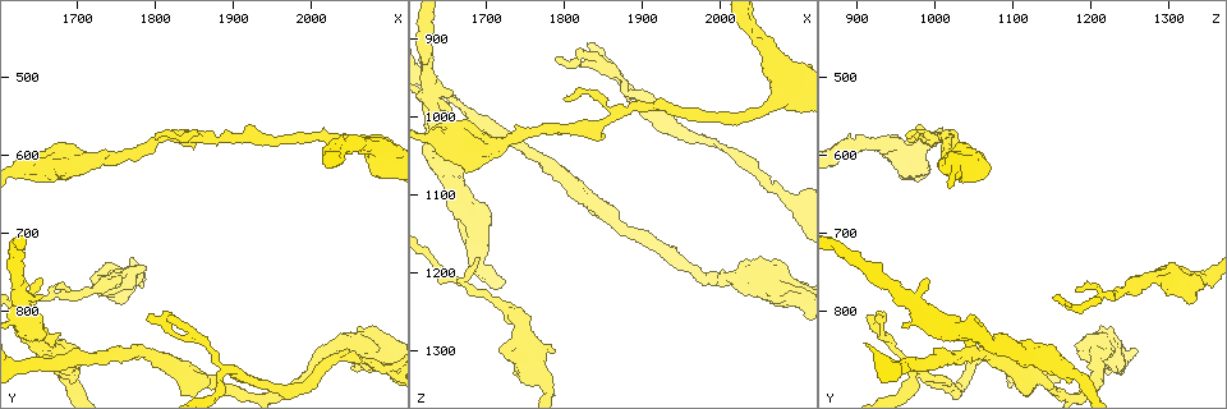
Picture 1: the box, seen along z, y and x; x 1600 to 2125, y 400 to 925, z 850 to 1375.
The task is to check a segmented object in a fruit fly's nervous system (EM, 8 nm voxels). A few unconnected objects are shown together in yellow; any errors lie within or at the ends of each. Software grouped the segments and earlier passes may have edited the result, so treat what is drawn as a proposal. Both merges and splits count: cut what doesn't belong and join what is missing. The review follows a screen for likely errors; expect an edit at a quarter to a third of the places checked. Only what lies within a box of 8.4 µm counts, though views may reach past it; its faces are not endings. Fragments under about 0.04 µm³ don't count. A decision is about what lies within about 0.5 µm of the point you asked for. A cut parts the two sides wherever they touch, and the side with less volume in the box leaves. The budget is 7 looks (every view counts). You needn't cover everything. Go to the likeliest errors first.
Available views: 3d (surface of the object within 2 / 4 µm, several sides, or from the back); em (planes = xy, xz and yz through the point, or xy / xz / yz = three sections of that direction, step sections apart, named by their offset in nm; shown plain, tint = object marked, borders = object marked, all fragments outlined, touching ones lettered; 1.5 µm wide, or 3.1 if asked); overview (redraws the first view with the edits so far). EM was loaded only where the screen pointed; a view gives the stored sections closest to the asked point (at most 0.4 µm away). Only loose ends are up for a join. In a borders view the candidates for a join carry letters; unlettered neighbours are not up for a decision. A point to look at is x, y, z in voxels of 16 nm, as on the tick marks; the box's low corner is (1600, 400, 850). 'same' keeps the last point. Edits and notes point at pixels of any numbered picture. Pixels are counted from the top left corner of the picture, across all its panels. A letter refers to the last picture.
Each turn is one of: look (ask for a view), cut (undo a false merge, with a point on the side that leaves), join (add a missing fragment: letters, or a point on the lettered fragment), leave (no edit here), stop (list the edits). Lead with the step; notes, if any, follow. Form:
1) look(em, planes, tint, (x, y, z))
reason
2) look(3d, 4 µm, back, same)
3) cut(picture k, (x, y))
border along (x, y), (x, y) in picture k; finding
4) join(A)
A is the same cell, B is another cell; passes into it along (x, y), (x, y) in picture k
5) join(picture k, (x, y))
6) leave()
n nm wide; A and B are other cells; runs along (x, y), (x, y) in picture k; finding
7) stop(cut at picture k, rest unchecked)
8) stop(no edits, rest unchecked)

look(3d, 2 µm, (1655, 755, 995))
an open end

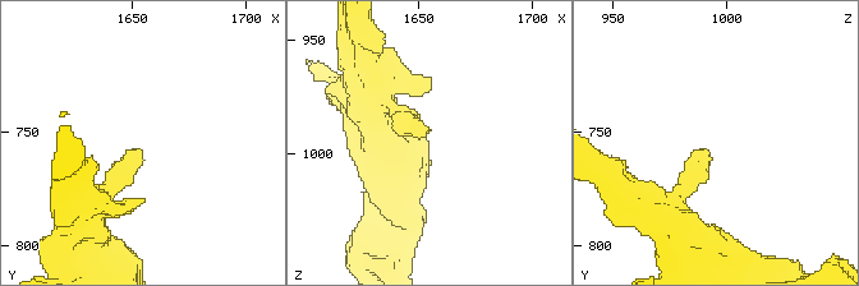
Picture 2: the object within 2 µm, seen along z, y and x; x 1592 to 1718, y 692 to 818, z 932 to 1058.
look(em, planes, tint, (1652, 759, 993))
now the EM

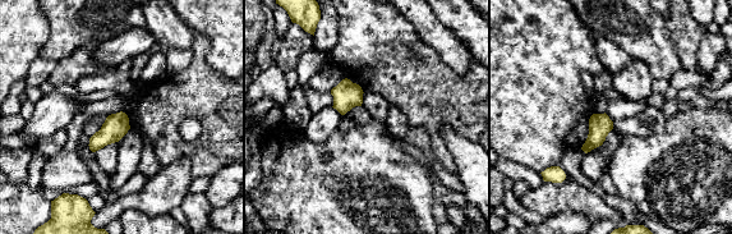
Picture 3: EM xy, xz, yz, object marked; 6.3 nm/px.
look(em, planes, borders, same)

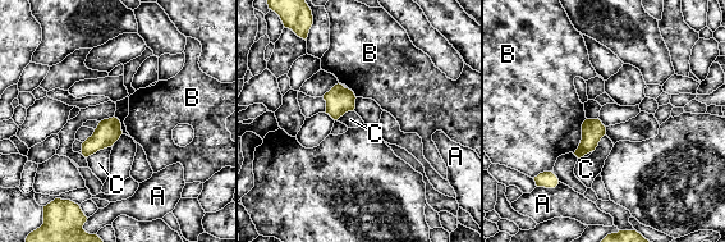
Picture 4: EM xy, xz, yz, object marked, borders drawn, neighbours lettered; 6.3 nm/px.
leave()
A, B and C are other cells; border along (113, 144), (86, 158) in picture 4; no lettered fragment goes on from it

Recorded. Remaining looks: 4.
look(3d, 2 µm, (1885, 875, 970))
a narrow waist

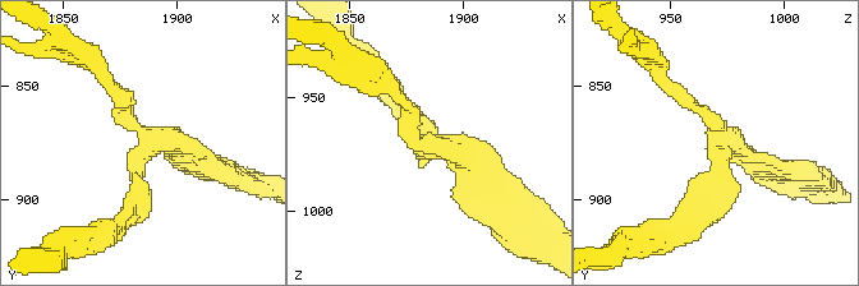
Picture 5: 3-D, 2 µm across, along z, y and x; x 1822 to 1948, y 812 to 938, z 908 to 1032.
look(em, xy, step 8, tint, (1886, 875, 972))
need the tissue

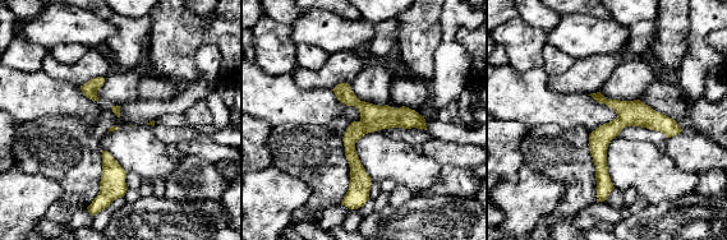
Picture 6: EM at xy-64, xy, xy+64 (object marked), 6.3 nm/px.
look(em, planes, borders, same)
another direction

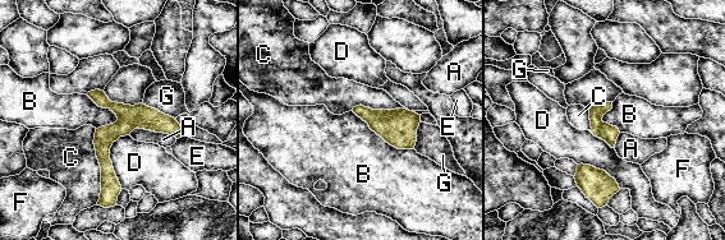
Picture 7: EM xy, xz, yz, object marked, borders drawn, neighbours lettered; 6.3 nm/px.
leave()
110 nm wide; A, B, C, D, E, F and G are other cells; border along (352, 110), (390, 144), (413, 150) in picture 7; one neuron here

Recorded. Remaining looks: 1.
stop(no edits, rest unchecked)

